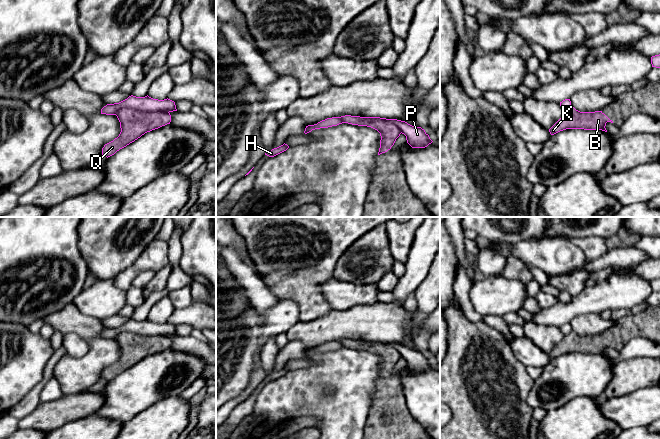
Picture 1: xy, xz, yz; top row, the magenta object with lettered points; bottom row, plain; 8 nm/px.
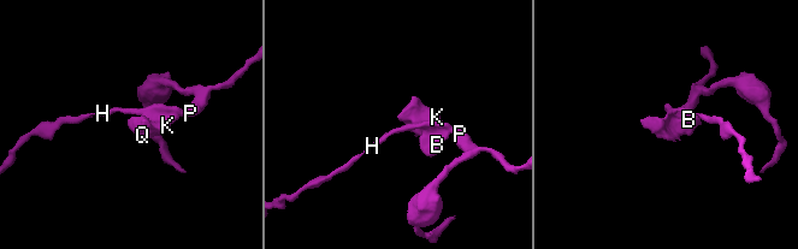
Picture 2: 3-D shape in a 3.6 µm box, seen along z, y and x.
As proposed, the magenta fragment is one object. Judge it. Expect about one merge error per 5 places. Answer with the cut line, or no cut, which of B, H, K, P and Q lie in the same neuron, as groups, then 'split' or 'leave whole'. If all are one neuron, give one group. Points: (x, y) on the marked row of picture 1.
cut in xy along (168, 111), (138, 111), (131, 108), (121, 108), (114, 114); B K Q / H P; split

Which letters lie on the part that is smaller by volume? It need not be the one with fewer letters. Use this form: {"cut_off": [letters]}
{"cut_off": ["B", "K", "Q"]}

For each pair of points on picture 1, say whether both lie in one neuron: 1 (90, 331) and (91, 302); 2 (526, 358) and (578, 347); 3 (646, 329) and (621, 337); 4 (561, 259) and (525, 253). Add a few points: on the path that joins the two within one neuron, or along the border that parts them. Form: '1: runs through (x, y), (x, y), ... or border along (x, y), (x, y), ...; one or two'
1: border along (72, 302), (84, 314), (94, 316), (100, 320); two
2: border along (548, 354), (551, 358); two
3: runs through (640, 329), (629, 329), (627, 331); one
4: runs through (552, 255), (534, 253); one

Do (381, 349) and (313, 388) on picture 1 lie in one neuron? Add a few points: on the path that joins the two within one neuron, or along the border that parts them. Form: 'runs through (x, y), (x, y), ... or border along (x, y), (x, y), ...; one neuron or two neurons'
border along (351, 347), (370, 350), (379, 357), (378, 376); two neurons

